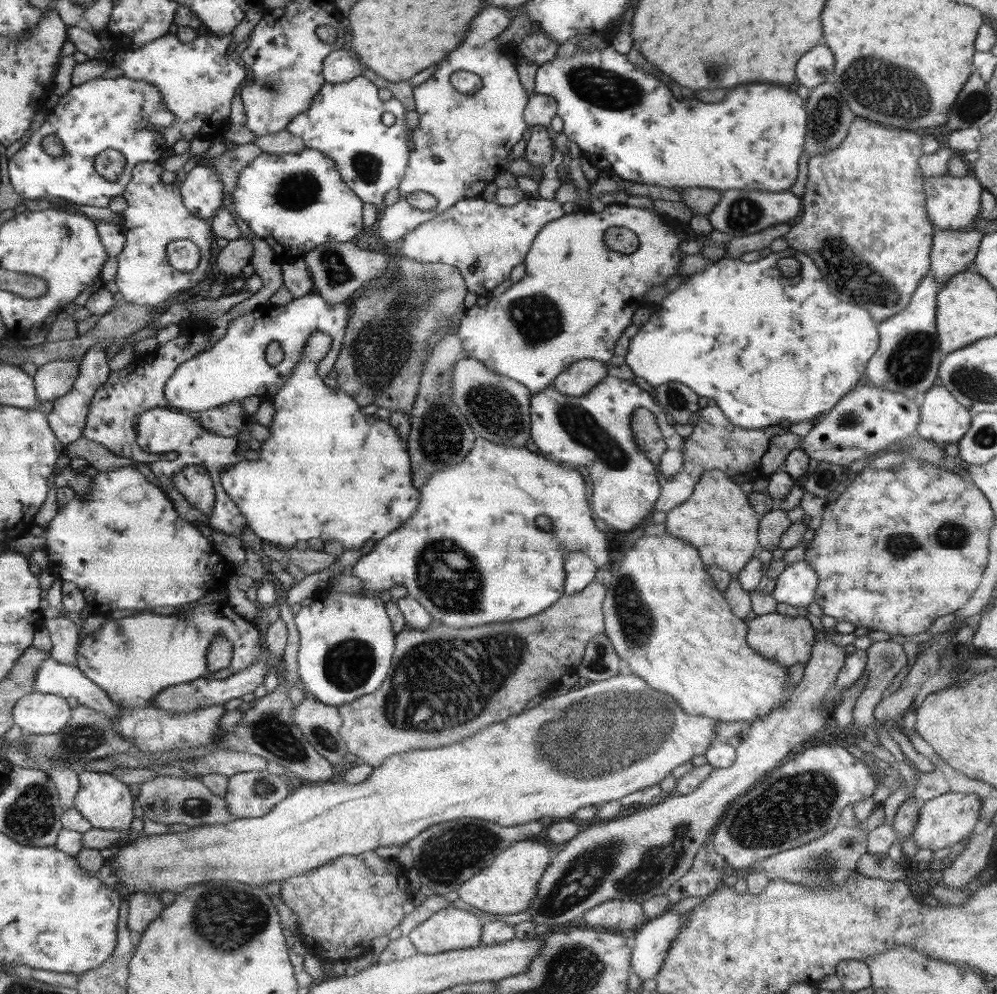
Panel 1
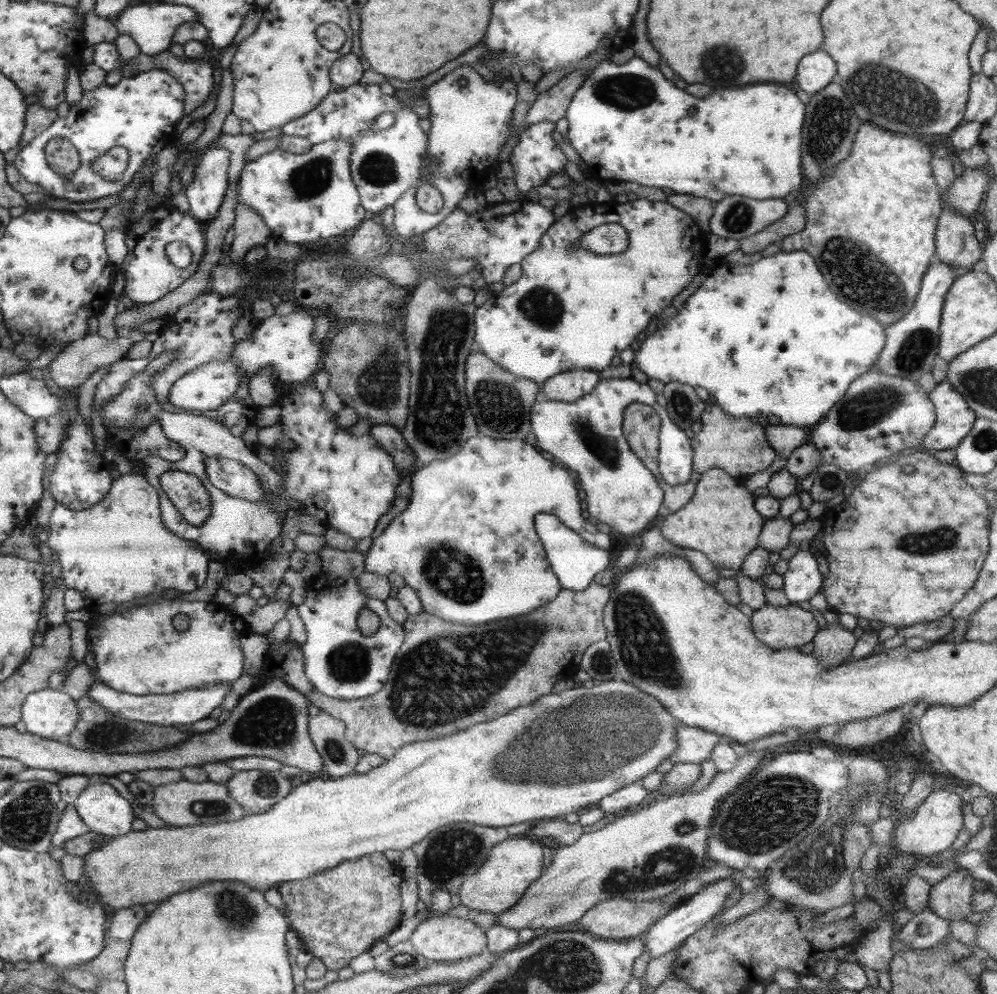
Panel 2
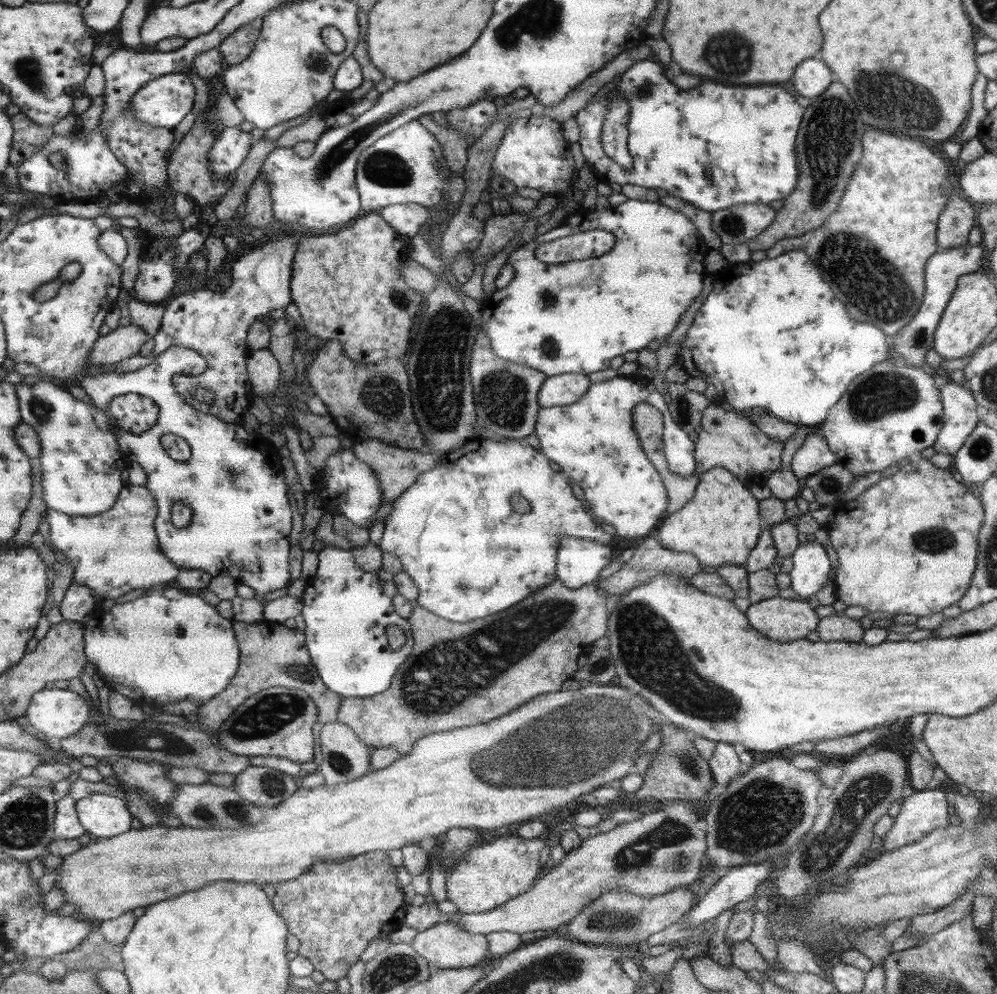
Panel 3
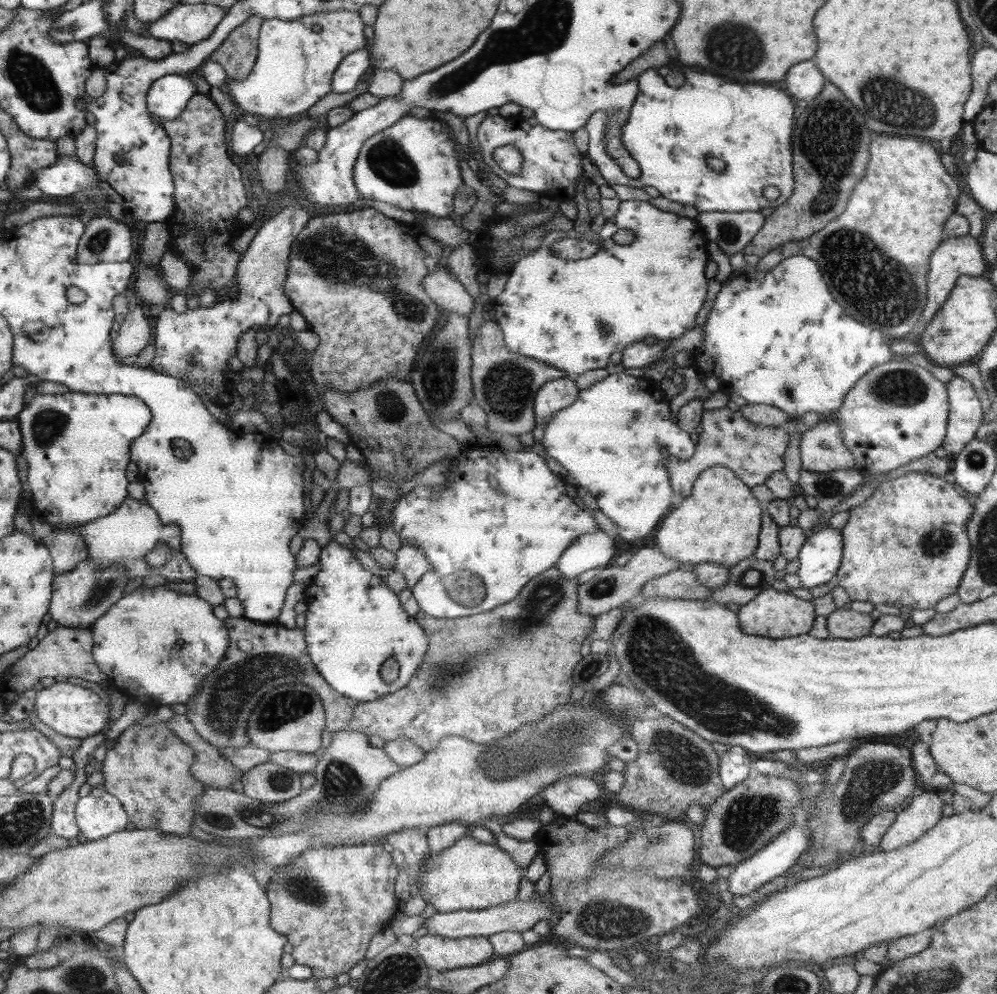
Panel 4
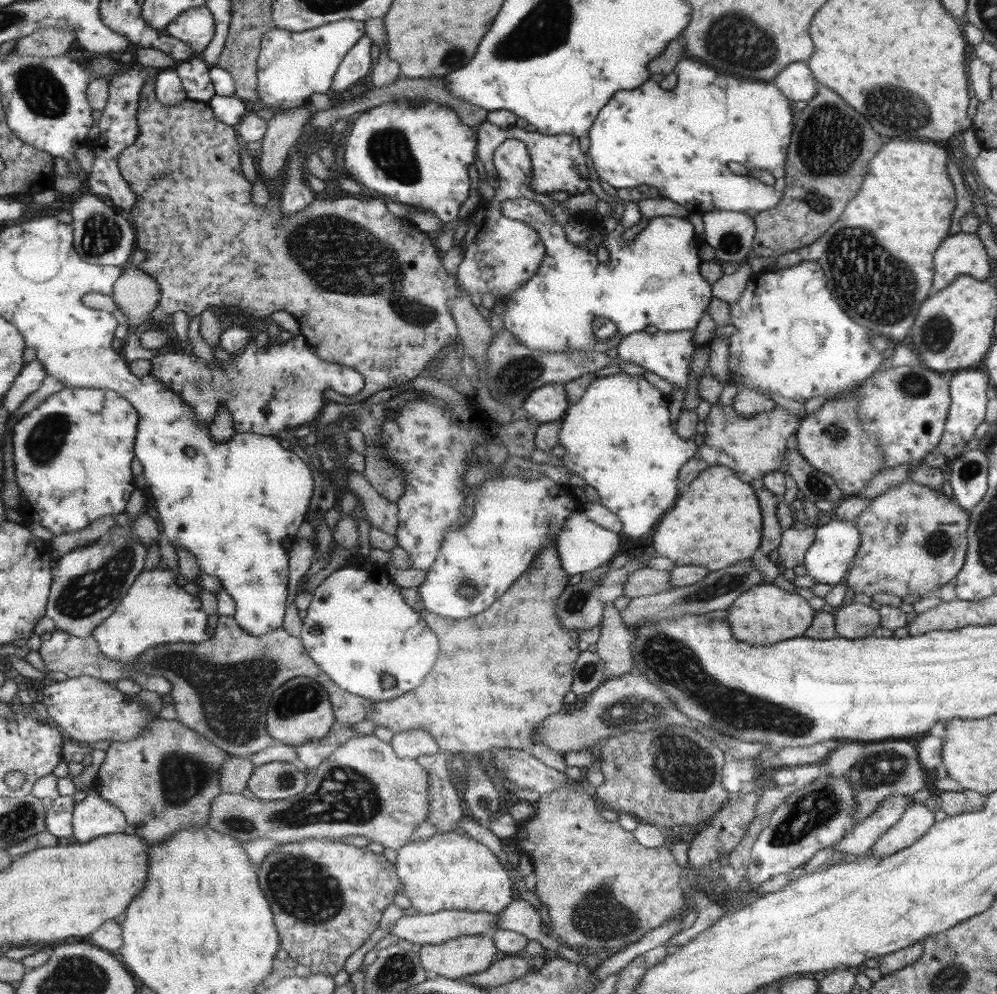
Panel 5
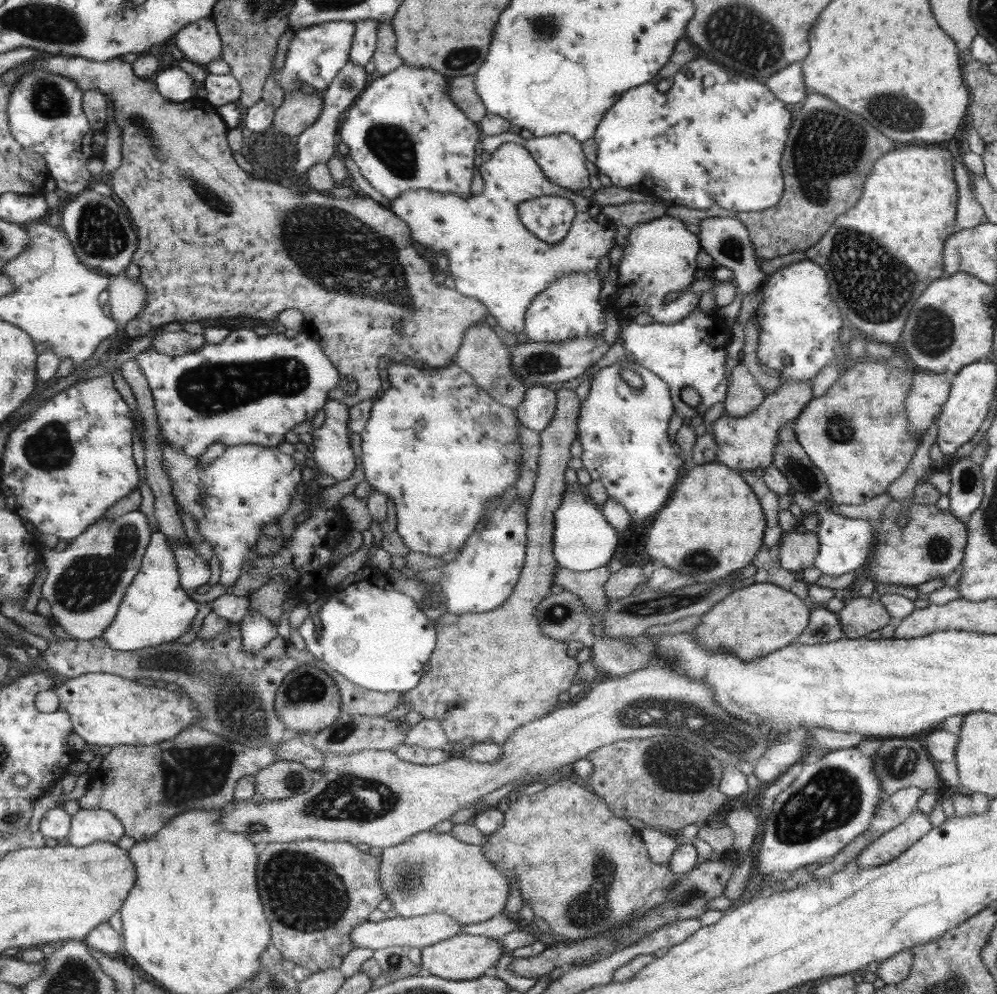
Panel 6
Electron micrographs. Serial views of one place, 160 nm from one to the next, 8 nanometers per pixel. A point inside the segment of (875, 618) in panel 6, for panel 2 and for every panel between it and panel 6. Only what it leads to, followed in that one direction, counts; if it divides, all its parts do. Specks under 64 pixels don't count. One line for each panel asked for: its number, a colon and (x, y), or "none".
2: (833, 644)
3: (839, 627)
4: (842, 623)
5: (857, 620)

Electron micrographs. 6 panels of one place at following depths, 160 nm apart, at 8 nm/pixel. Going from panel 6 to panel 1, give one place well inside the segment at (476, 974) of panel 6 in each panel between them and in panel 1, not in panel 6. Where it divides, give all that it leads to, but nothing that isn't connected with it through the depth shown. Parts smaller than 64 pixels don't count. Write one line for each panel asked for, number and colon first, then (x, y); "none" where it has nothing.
1: (451, 928)
2: (442, 938)
3: (448, 946)
4: (437, 952)
5: (459, 957)

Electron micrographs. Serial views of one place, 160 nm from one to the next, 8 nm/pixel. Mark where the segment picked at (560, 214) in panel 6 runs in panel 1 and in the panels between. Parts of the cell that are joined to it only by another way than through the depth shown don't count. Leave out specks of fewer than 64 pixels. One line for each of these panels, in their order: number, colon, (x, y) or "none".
1: (577, 297)
2: (571, 309)
3: (574, 317)
4: (551, 310)
5: (554, 311)

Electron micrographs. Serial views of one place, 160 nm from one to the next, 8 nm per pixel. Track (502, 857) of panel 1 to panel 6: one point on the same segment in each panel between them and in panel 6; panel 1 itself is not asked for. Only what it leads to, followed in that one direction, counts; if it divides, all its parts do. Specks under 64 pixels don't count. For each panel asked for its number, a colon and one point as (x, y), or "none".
2: (514, 864)
3: (490, 874)
4: (470, 875)
5: (449, 871)
6: (430, 872)

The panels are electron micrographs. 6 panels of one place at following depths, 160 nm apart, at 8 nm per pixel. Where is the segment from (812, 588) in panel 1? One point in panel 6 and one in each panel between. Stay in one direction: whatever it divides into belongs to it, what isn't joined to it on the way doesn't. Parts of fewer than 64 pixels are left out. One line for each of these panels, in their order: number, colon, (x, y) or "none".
2: (804, 578)
3: (811, 565)
4: (820, 557)
5: (832, 553)
6: (845, 544)

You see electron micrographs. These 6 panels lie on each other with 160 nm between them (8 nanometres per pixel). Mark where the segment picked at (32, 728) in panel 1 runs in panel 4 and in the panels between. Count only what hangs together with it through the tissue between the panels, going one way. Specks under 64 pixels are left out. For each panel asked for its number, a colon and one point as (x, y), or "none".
2: (52, 714)
3: (58, 713)
4: (77, 712)

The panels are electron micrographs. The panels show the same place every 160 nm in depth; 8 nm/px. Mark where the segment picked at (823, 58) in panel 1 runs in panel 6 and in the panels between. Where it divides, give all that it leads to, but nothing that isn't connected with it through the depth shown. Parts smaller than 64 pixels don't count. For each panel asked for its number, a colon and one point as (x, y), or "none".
2: (815, 71)
3: (811, 78)
4: (804, 81)
5: (796, 81)
6: (788, 85)

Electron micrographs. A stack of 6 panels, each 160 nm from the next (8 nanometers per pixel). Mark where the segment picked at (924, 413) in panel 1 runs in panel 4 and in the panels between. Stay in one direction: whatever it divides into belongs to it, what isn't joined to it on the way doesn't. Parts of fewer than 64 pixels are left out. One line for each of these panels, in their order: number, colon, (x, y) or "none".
2: (954, 420)
3: (959, 405)
4: (965, 416)

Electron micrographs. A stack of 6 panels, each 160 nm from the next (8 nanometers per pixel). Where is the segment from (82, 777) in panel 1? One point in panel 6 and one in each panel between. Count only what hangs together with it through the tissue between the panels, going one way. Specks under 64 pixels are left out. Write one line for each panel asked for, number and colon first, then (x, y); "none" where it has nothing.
2: (104, 811)
3: (103, 816)
4: (98, 814)
5: (93, 817)
6: (88, 826)

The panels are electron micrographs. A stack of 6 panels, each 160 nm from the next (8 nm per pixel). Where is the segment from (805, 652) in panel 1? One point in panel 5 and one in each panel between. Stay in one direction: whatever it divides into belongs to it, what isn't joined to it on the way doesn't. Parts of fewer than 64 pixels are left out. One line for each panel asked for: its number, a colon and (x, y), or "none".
2: (780, 627)
3: (785, 618)
4: (771, 613)
5: (765, 614)

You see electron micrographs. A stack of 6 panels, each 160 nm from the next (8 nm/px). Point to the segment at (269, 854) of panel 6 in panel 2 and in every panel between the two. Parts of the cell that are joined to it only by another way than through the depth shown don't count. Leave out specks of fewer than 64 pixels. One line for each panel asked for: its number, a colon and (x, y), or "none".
2: (340, 912)
3: (334, 909)
4: (329, 902)
5: (328, 897)

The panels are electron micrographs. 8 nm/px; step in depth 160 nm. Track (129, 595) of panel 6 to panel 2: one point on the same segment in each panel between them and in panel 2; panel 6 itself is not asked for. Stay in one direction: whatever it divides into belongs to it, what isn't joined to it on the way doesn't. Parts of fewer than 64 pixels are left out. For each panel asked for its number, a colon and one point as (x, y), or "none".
2: (139, 652)
3: (167, 647)
4: (156, 644)
5: (155, 610)

